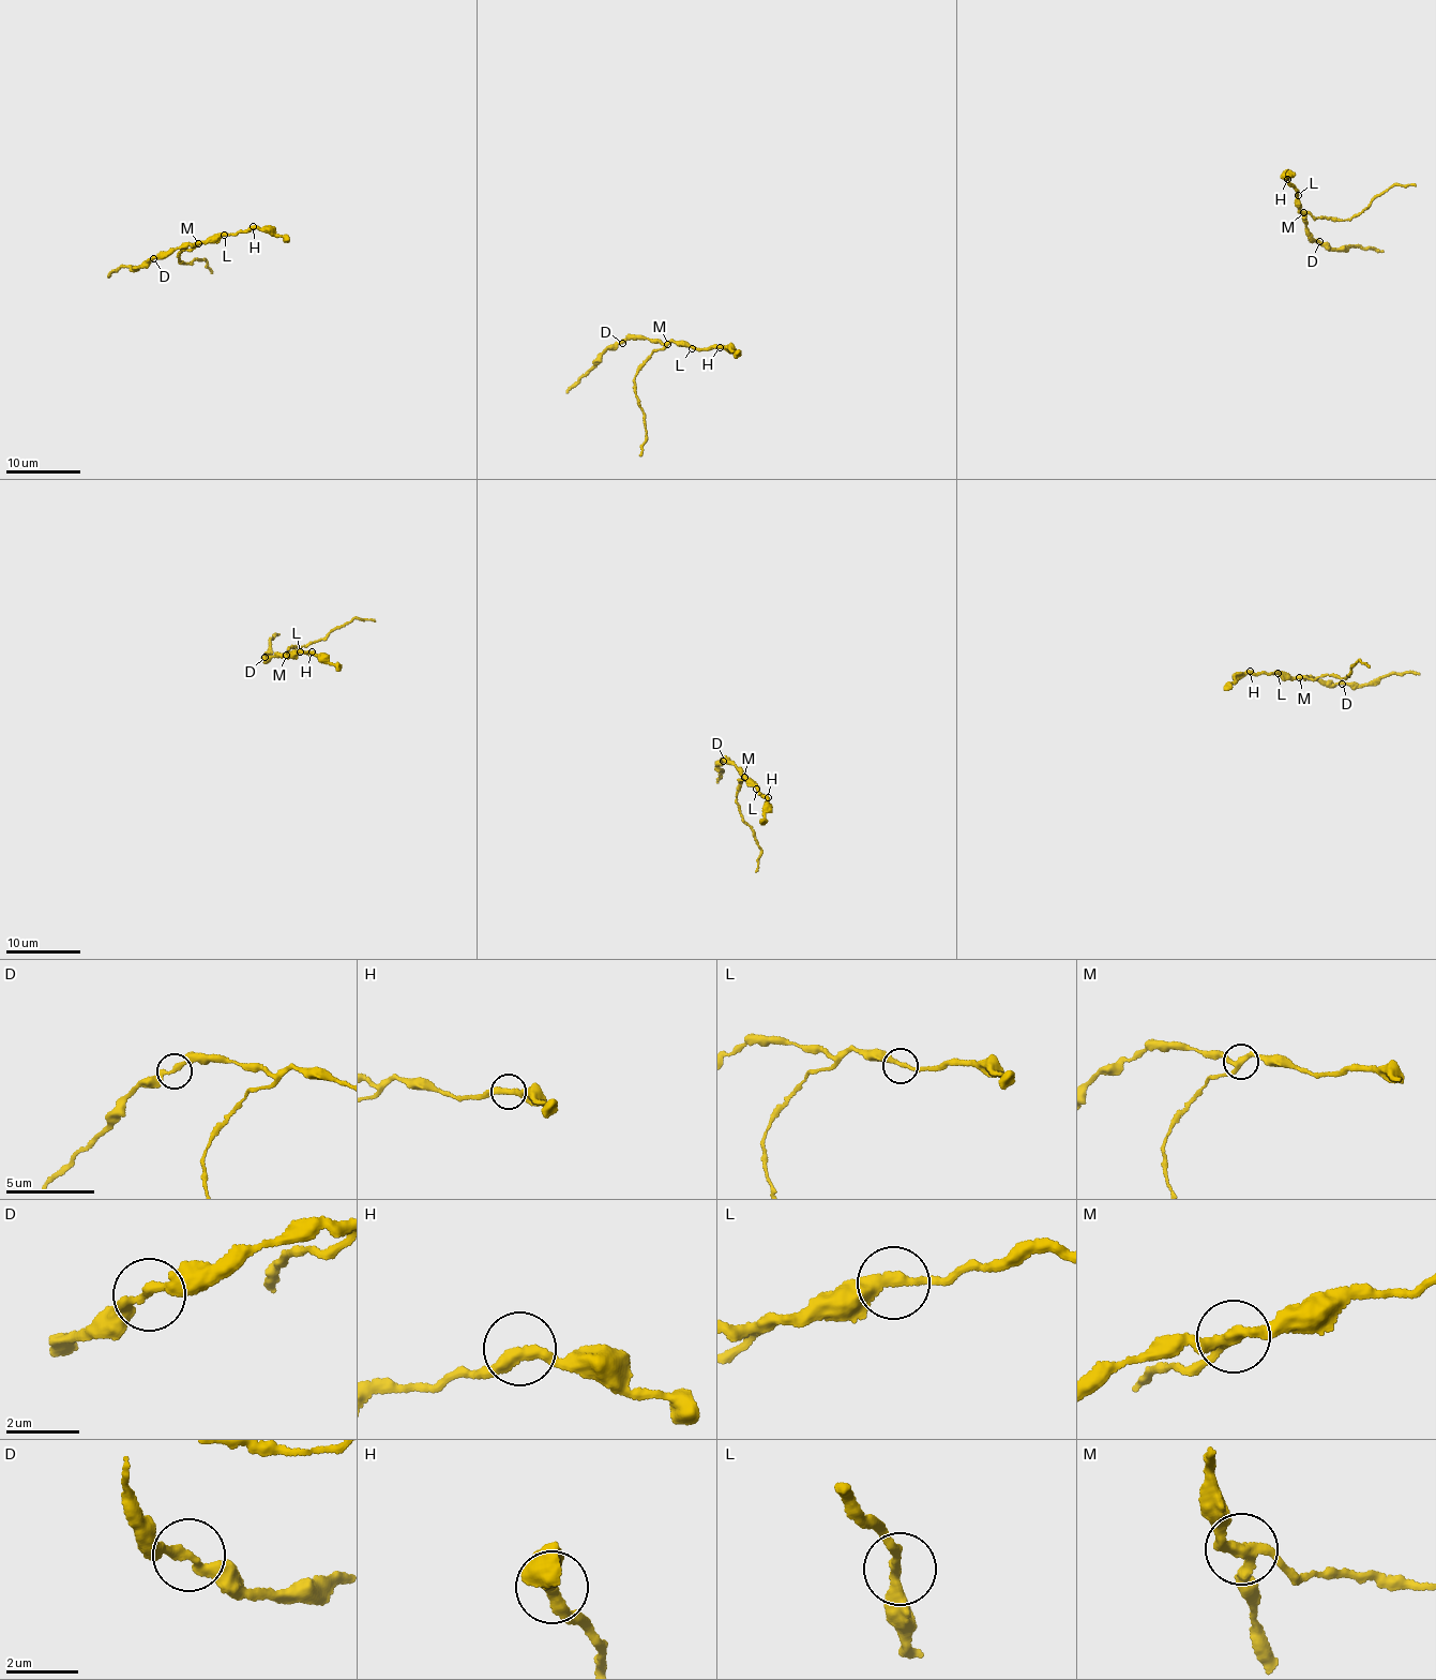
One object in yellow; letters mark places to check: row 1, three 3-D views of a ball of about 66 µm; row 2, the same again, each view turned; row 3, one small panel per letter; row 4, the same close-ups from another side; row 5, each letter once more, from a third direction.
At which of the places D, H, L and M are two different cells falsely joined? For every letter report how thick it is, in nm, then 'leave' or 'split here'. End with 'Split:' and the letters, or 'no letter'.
D: calibre 240 nm; leave
H: calibre 320 nm; leave
L: calibre 280 nm; leave
M: calibre 260 nm; split here
Split: M

